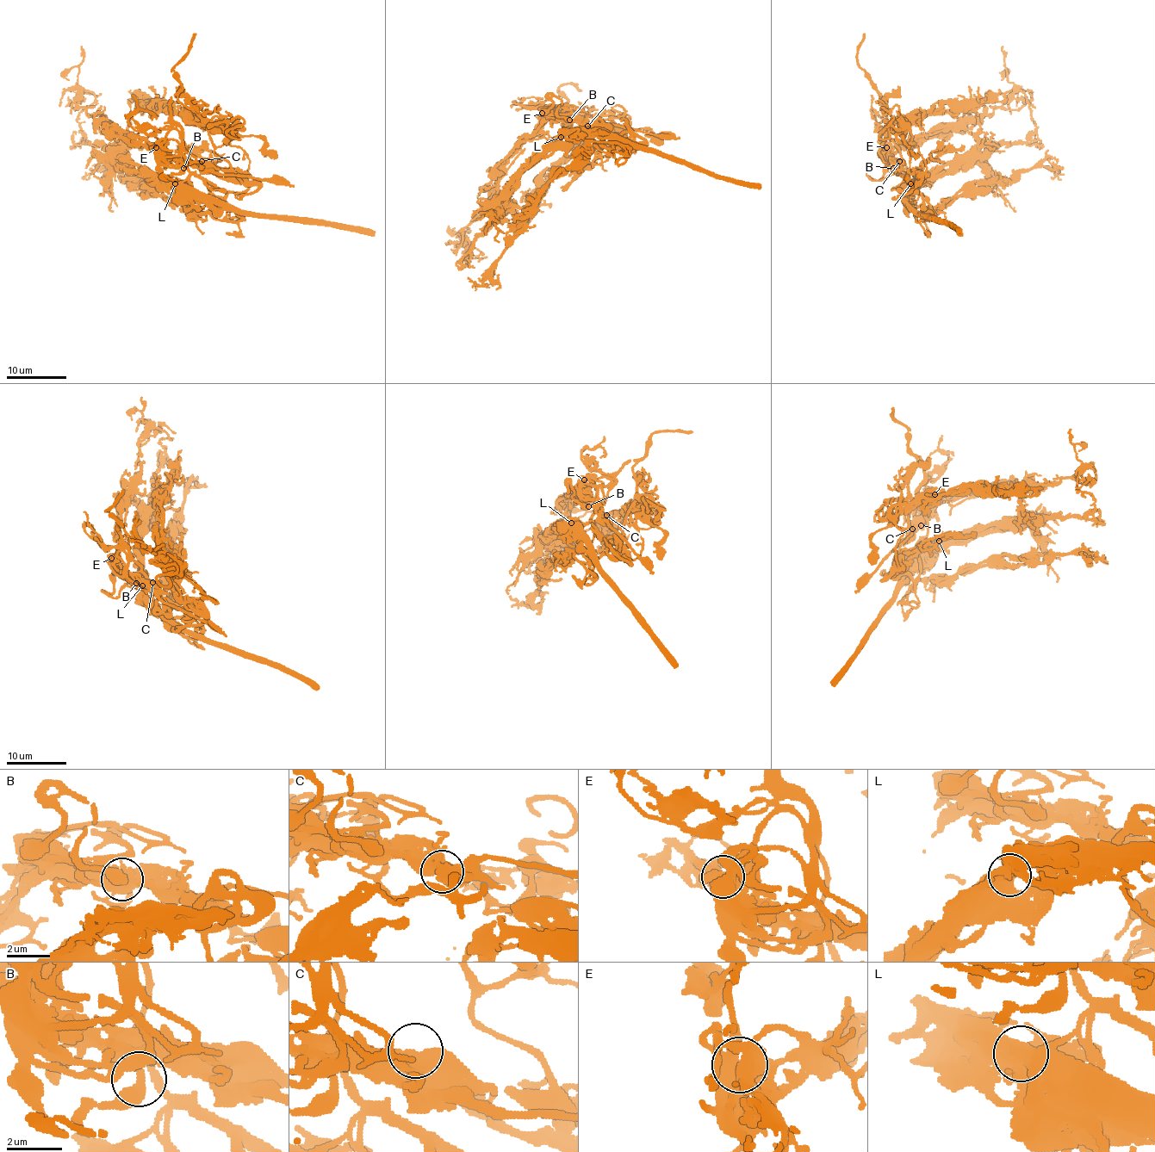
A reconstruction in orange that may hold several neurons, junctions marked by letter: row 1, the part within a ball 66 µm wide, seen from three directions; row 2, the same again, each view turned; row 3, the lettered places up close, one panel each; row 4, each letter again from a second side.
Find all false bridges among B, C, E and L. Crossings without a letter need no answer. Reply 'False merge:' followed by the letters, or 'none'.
False merge: L

